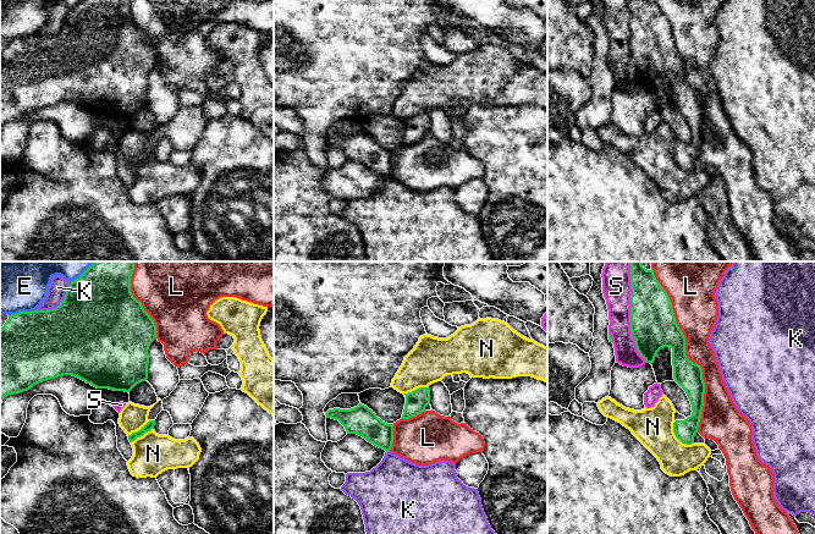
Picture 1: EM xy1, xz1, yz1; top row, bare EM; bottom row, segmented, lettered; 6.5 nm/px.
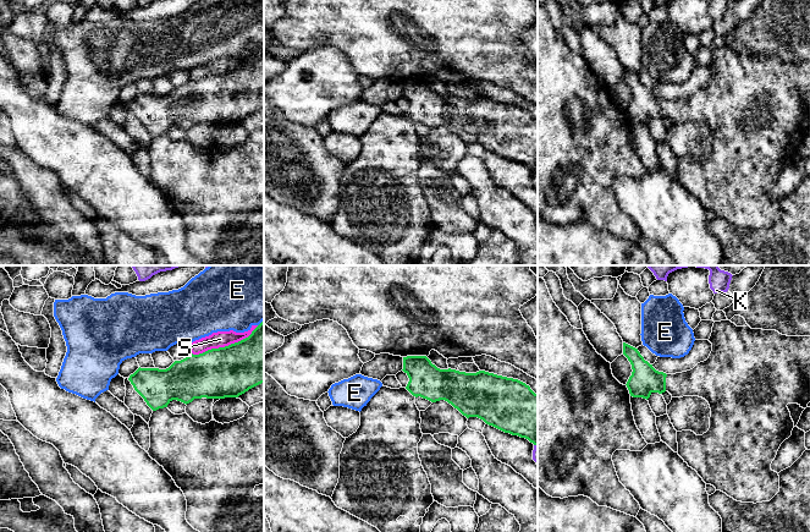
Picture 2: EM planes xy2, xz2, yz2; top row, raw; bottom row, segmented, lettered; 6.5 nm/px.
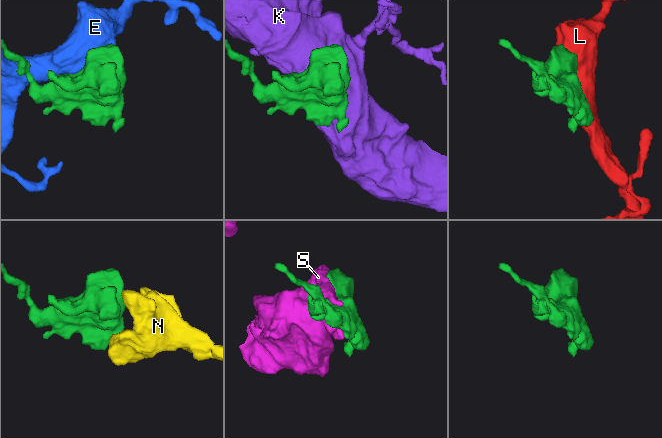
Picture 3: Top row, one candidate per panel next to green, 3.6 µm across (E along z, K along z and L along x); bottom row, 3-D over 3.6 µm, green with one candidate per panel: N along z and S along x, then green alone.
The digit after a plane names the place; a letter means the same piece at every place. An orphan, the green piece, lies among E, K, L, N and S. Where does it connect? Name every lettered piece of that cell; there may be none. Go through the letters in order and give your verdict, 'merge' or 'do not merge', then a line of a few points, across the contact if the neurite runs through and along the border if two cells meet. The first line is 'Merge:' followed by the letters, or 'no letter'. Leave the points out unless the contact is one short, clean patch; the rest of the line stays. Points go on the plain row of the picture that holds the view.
Merge: no letter
E: do not merge
K: do not merge
L: do not merge
N: do not merge; line yz1 (673, 148), (673, 160), (682, 169), (693, 170)
S: do not merge

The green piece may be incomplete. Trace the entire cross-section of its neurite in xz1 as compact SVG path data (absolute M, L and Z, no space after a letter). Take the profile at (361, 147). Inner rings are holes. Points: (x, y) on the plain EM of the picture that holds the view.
M362 130L351 136L329 136L325 142L326 144L338 147L345 153L347 160L357 160L386 178L392 174L393 150L382 148L371 136Z

